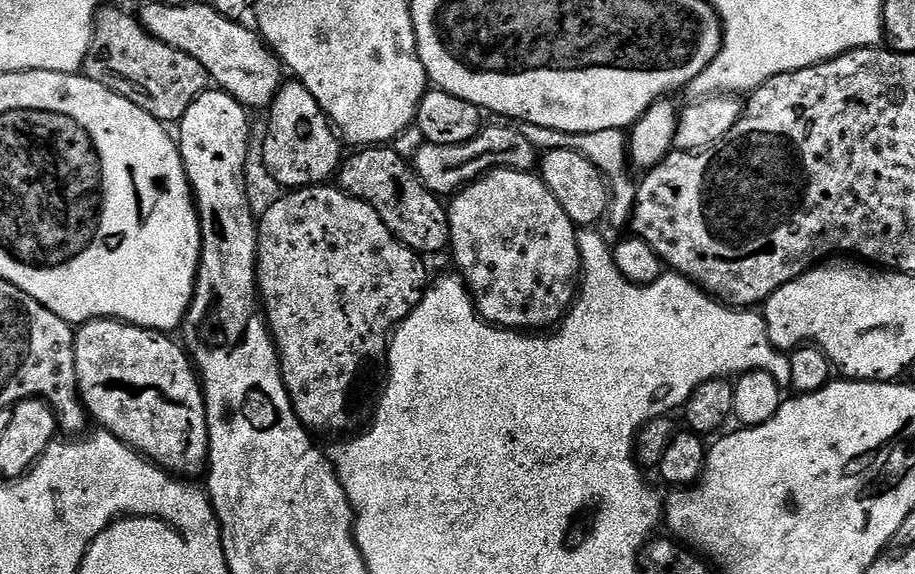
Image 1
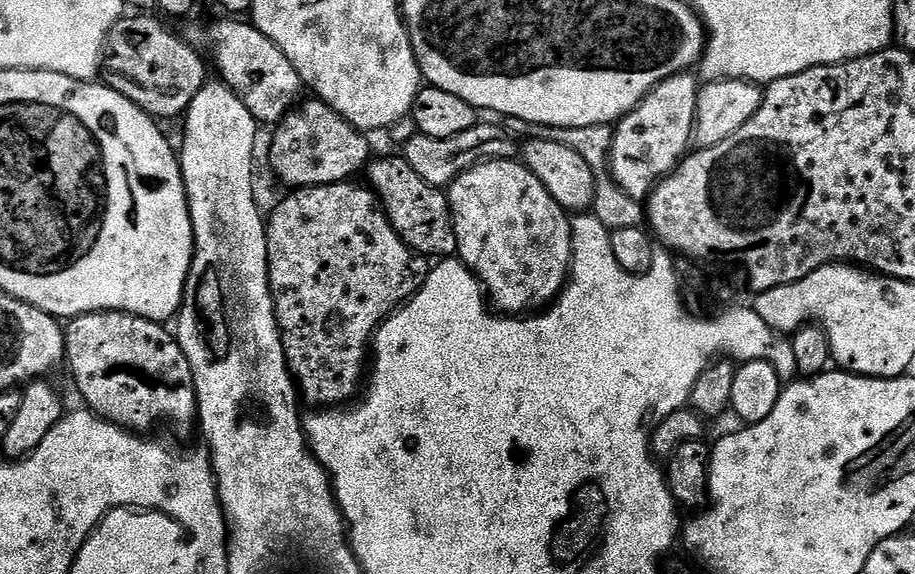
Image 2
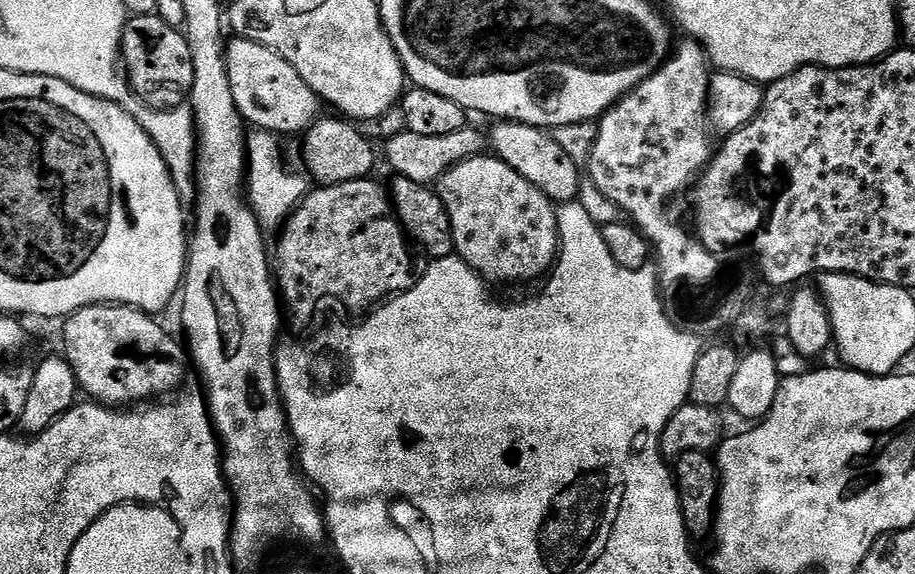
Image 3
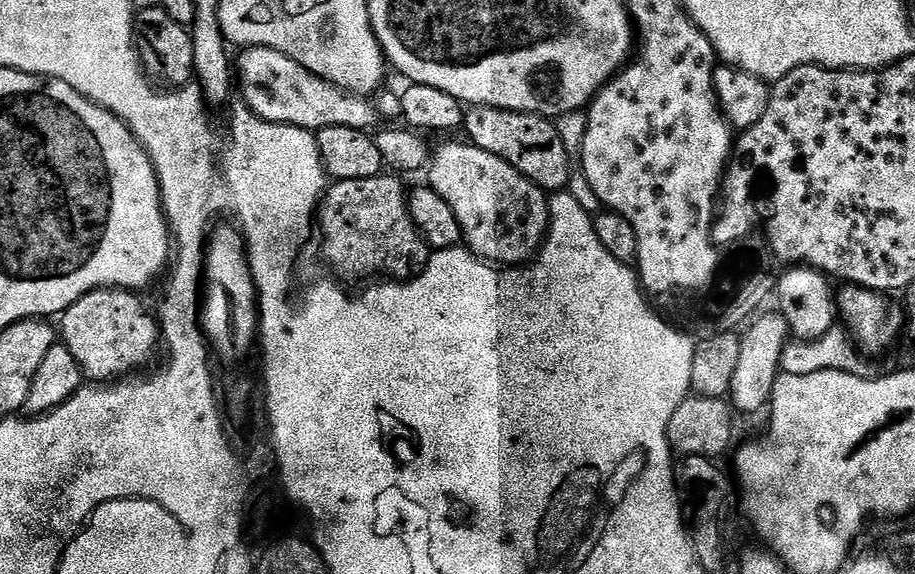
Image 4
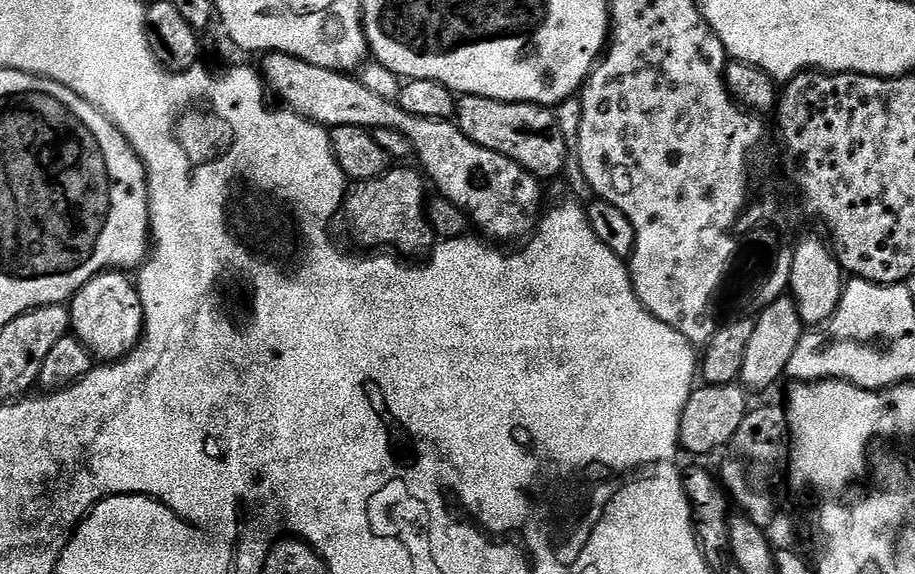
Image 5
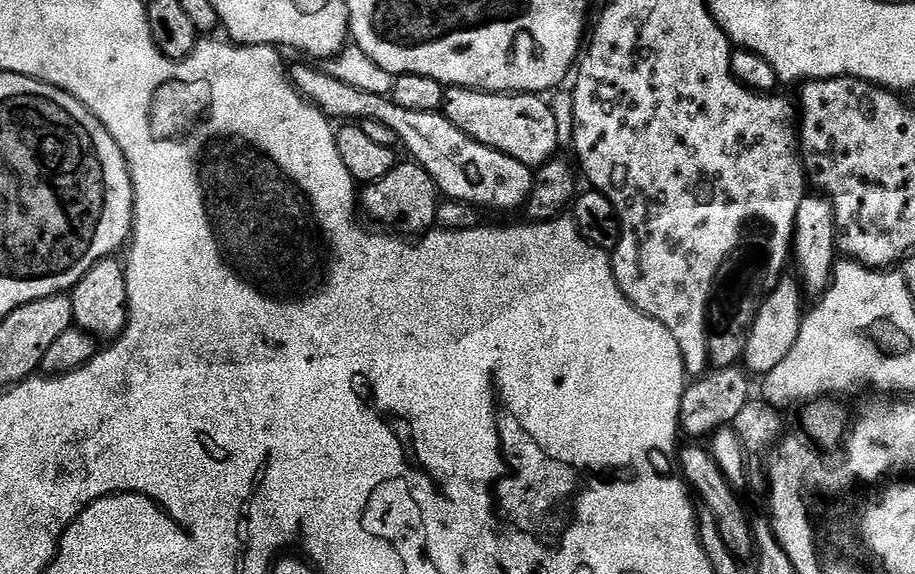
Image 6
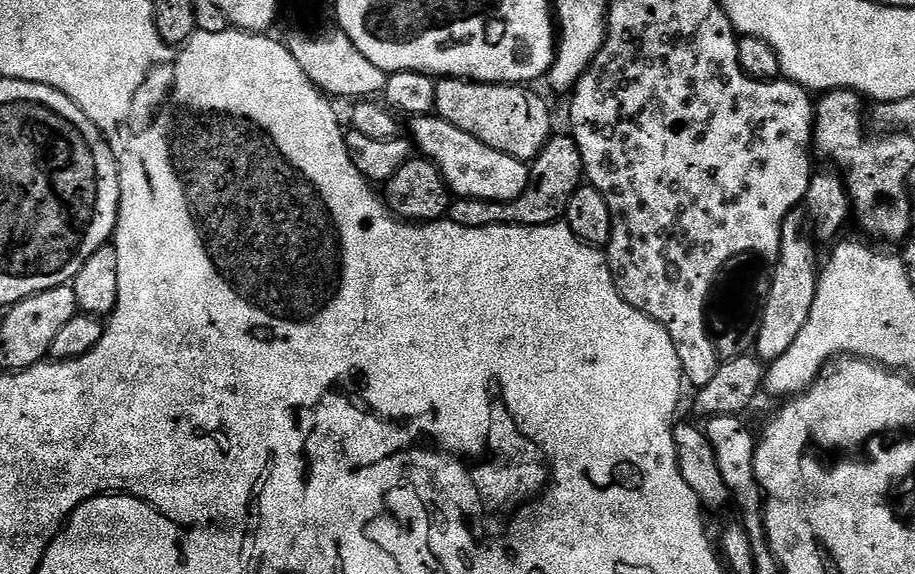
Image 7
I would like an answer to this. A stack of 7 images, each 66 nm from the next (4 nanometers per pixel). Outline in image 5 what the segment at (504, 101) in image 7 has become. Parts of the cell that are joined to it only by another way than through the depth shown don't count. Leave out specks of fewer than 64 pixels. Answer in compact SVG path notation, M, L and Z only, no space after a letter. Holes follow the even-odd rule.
M461 95L456 102L454 123L478 146L510 158L544 182L554 179L563 170L568 156L570 160L570 144L563 138L556 113L543 104L511 104Z

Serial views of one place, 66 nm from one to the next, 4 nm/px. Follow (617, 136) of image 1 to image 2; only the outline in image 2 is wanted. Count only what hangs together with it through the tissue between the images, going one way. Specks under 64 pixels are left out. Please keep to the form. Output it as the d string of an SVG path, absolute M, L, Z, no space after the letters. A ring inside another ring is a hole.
M505 117L501 121L501 127L511 137L518 140L542 140L559 142L562 146L568 146L582 155L595 181L595 194L593 196L592 214L598 218L609 231L618 229L632 229L641 227L646 220L646 210L641 201L630 198L629 195L613 182L609 176L608 156L612 150L613 127L609 124L599 124L588 127L546 127L545 124L534 125L524 119Z

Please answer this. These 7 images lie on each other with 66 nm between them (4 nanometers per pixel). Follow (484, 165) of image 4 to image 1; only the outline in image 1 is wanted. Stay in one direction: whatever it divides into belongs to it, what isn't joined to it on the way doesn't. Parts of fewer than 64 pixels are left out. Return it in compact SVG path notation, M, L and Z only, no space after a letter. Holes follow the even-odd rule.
M493 168L481 178L466 184L447 205L450 226L450 256L456 259L476 313L488 324L505 330L552 330L571 308L574 289L581 275L577 225L558 206L558 198L531 171Z

